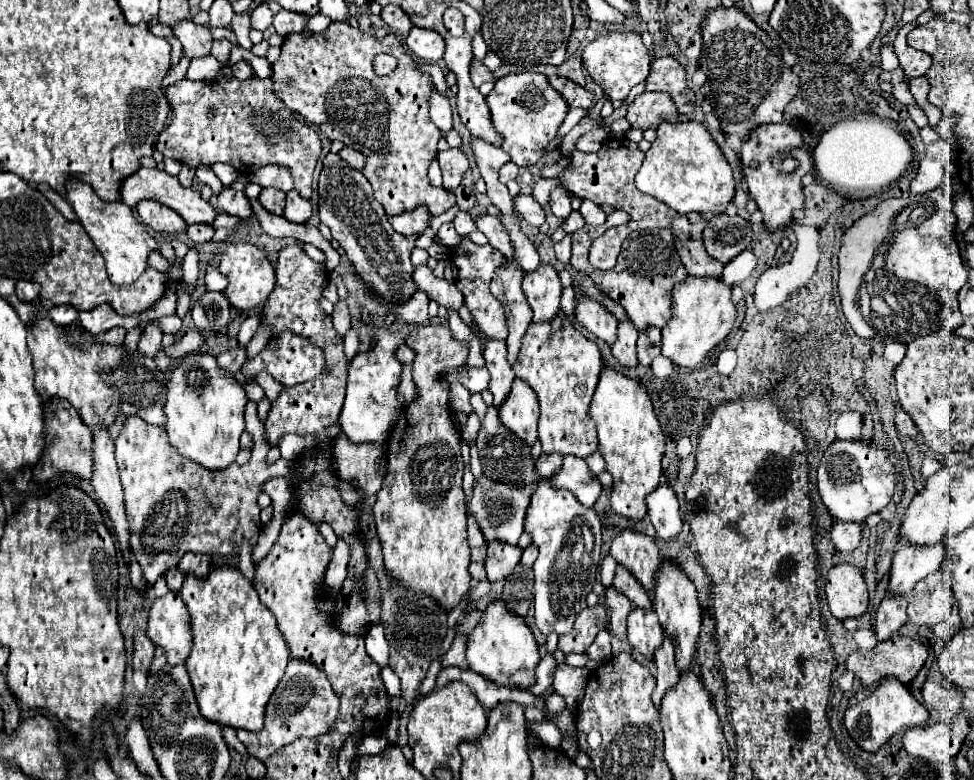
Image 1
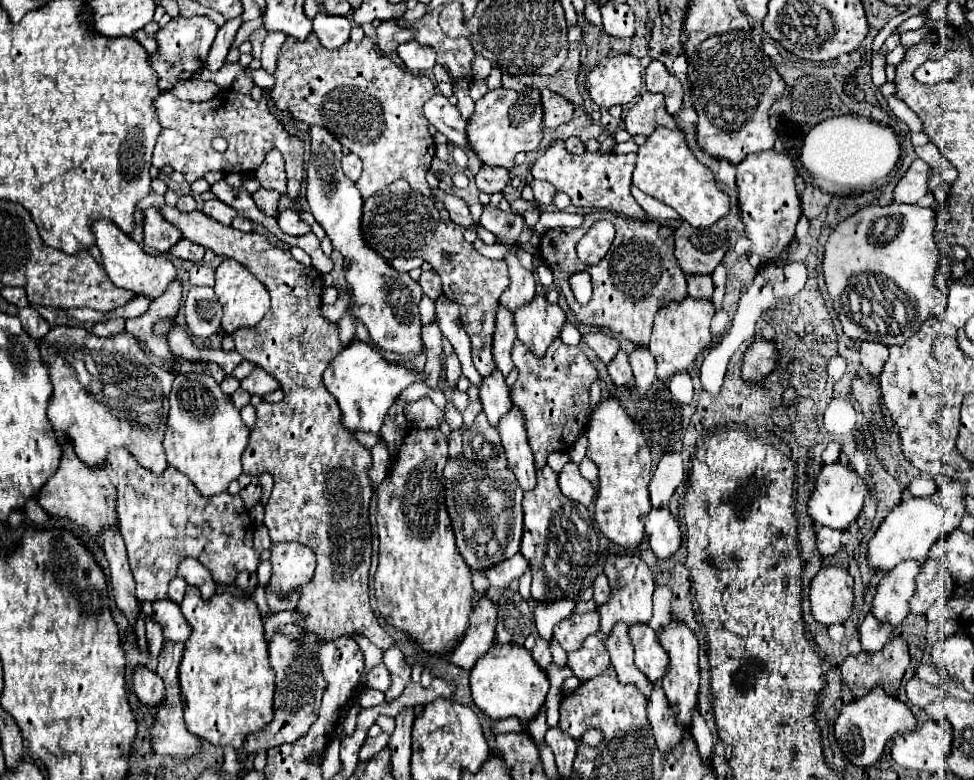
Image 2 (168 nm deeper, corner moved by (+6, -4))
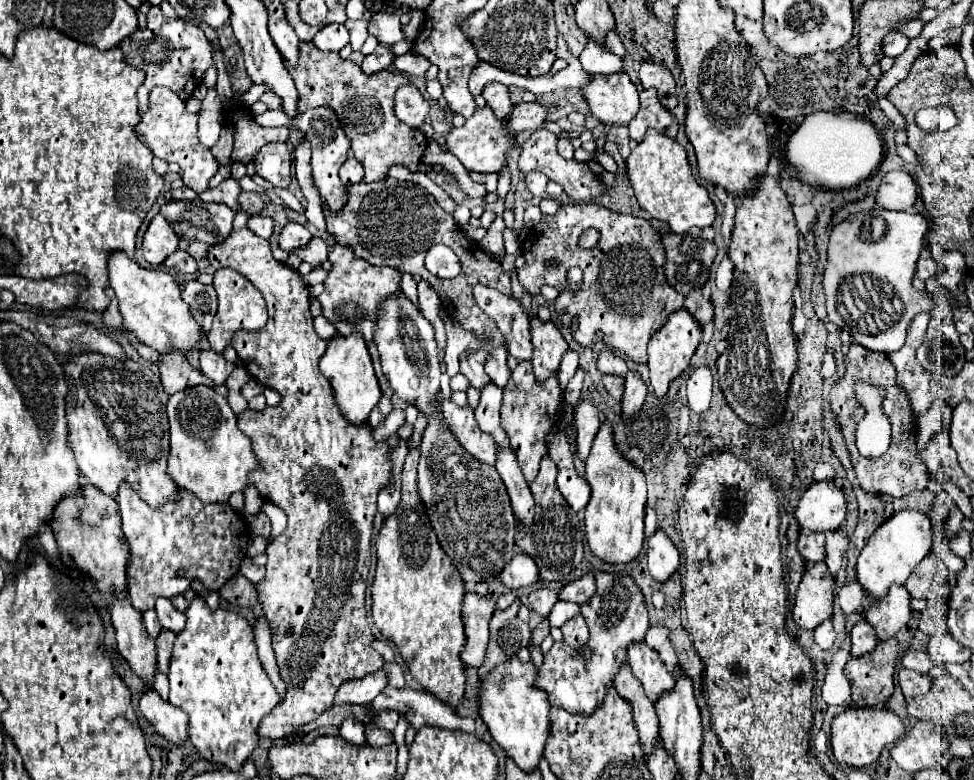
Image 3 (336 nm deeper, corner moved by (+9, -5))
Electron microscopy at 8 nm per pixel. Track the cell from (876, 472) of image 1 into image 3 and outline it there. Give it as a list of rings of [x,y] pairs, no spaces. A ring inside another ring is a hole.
[[[833,480],[813,482],[797,504],[795,518],[801,528],[827,532],[837,530],[847,516],[847,498]]]

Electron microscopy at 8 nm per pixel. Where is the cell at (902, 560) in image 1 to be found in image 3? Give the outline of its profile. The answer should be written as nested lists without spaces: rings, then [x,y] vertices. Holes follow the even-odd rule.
[[[893,584],[887,596],[871,604],[865,618],[875,628],[879,640],[895,636],[911,618],[911,594],[905,586]]]

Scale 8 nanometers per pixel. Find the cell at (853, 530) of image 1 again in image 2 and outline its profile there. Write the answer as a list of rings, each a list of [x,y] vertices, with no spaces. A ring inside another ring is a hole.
[[[820,527],[816,533],[816,549],[820,551],[822,557],[836,555],[842,549],[842,533],[838,529],[830,527]]]

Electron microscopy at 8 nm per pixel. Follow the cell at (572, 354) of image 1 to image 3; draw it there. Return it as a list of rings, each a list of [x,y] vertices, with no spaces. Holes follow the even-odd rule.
[[[521,360],[513,370],[507,386],[503,388],[501,420],[509,436],[511,448],[515,450],[521,470],[525,468],[525,480],[533,482],[539,472],[539,462],[547,456],[547,436],[561,424],[561,400],[563,390],[559,388],[559,378],[551,376],[545,382],[539,382],[533,374],[533,368],[527,360]]]

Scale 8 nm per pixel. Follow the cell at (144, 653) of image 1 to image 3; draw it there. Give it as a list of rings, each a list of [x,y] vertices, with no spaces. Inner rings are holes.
[[[145,688],[139,698],[141,714],[155,726],[157,734],[165,736],[169,742],[181,746],[187,736],[187,714],[179,712],[175,706],[165,702],[155,690]]]

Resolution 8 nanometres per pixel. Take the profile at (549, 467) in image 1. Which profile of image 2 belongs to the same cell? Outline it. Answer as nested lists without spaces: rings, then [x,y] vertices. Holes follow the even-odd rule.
[[[564,451],[564,453],[552,453],[552,455],[548,457],[548,465],[550,465],[556,473],[560,473],[562,467],[564,467],[568,461],[570,461],[570,457],[568,457],[566,451]]]

